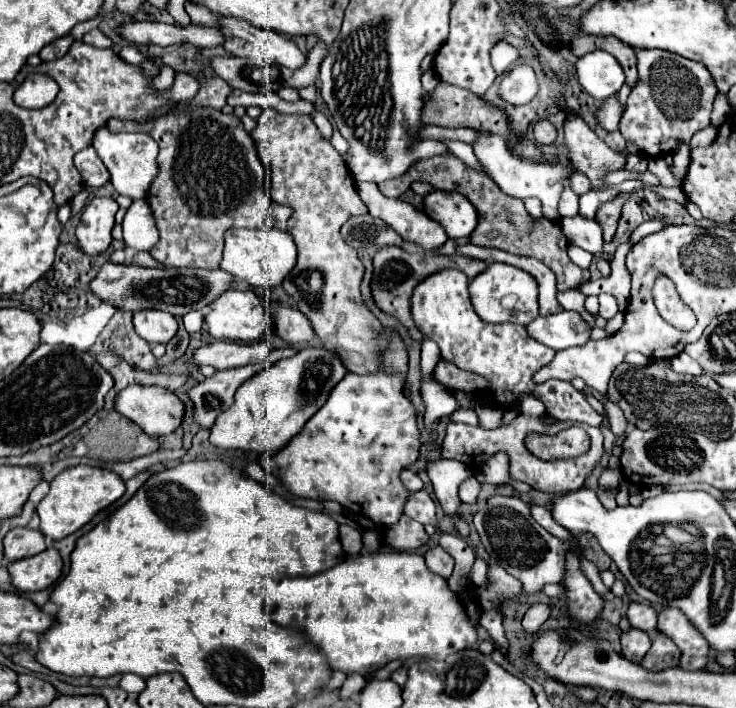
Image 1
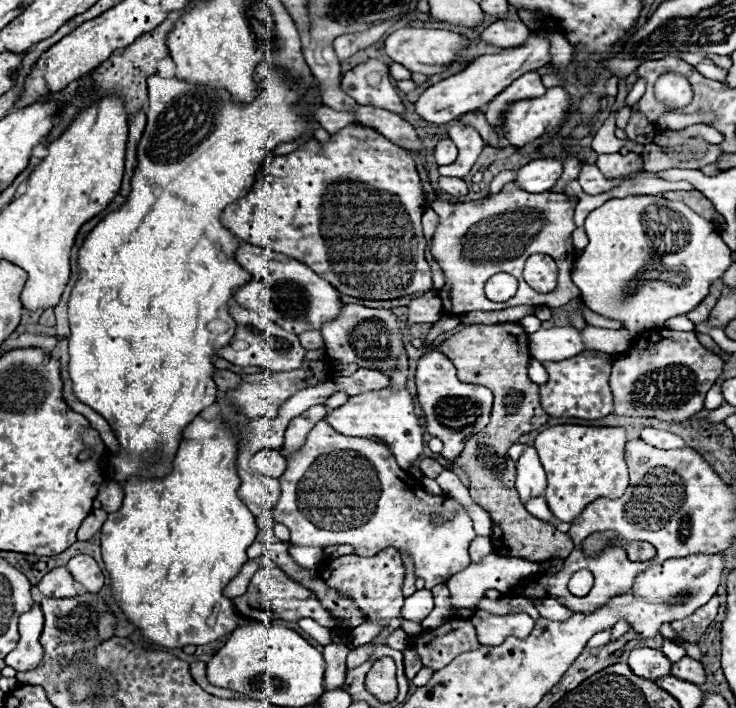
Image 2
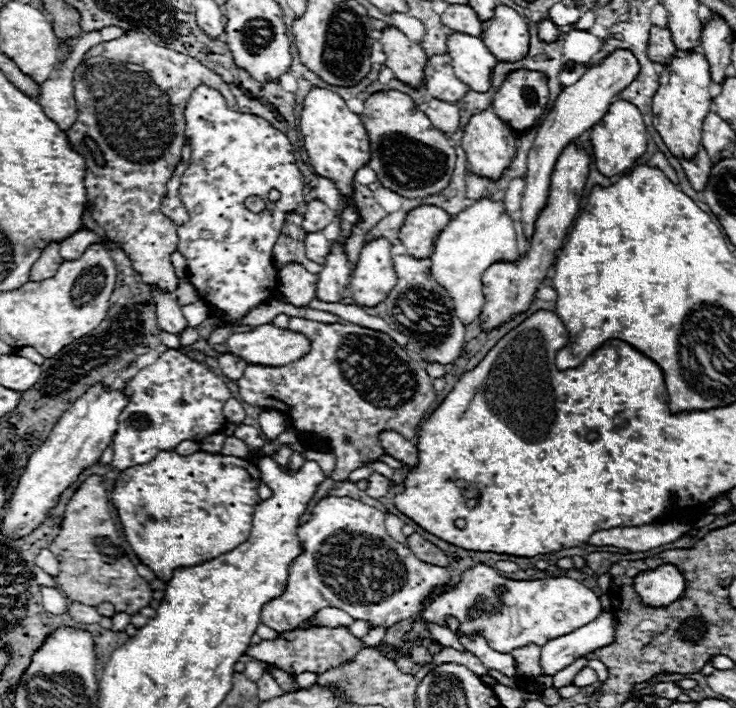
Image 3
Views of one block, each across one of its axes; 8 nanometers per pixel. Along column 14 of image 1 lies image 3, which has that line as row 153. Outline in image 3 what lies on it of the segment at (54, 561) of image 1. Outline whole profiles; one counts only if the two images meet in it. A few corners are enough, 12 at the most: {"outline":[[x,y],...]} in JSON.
{"outline":[[558,156],[530,252],[482,276],[482,330],[528,310],[578,216],[590,156]]}

